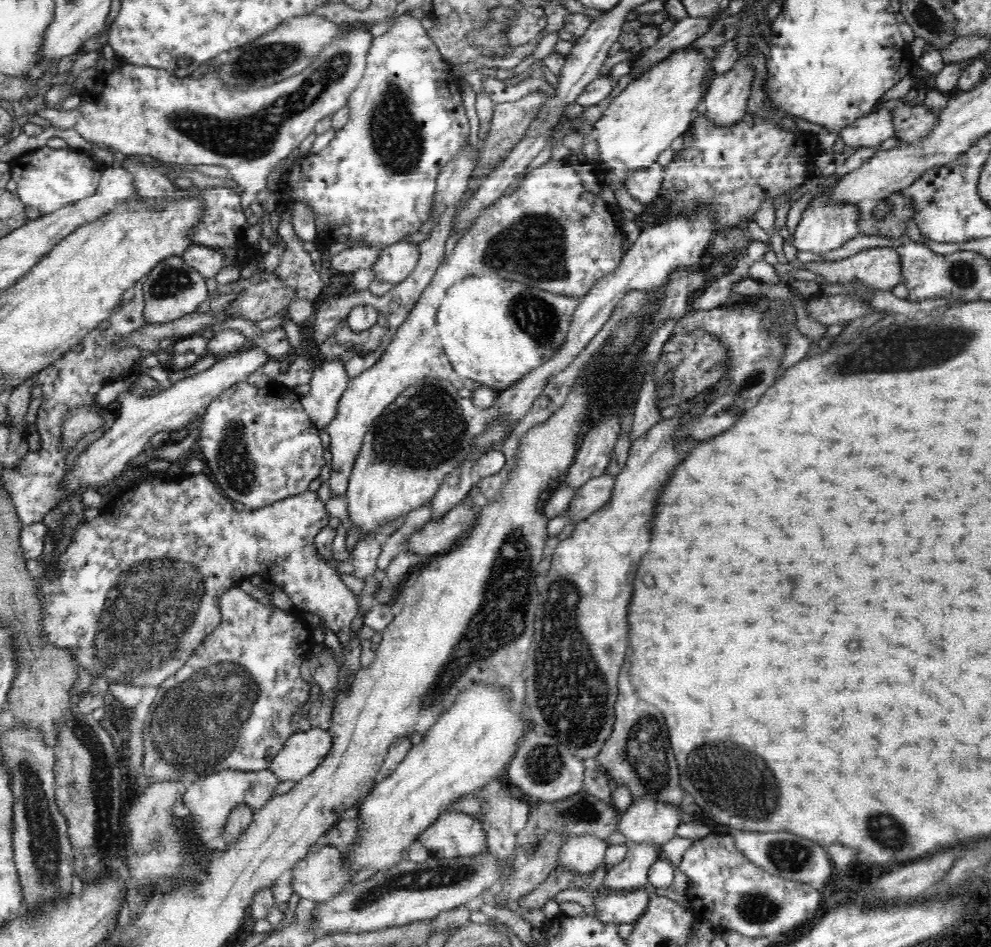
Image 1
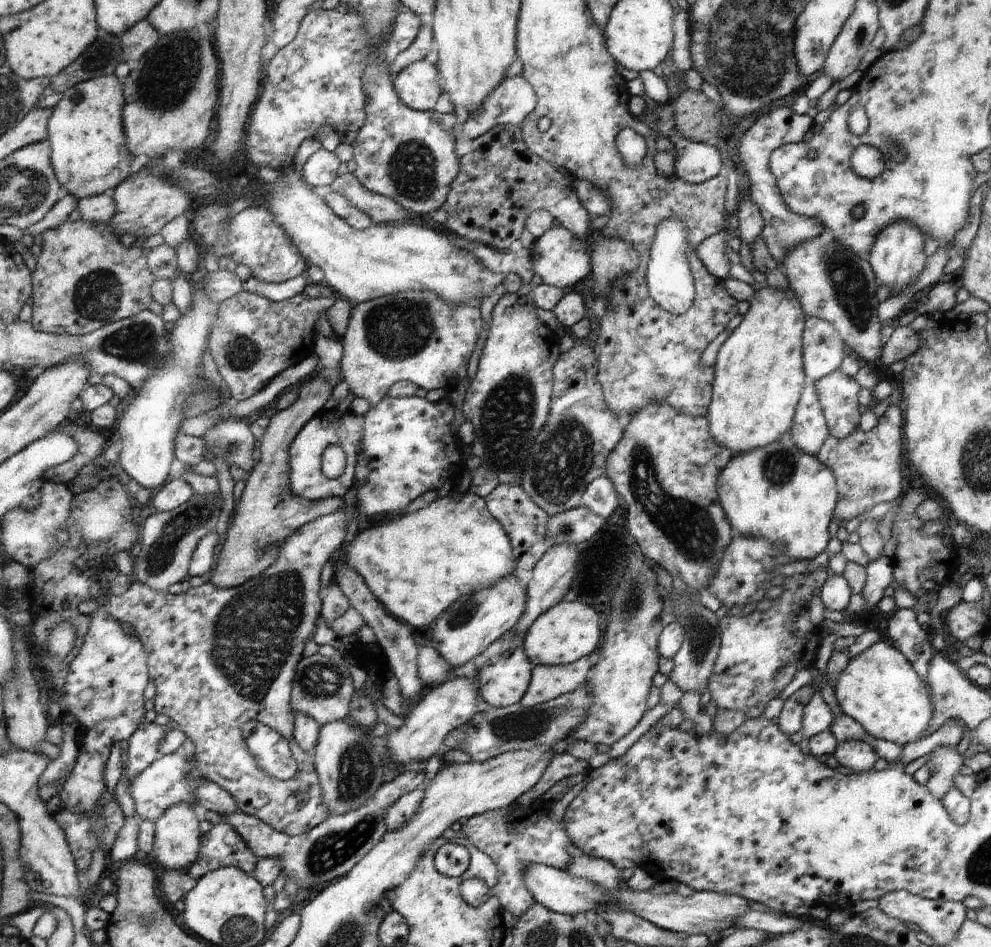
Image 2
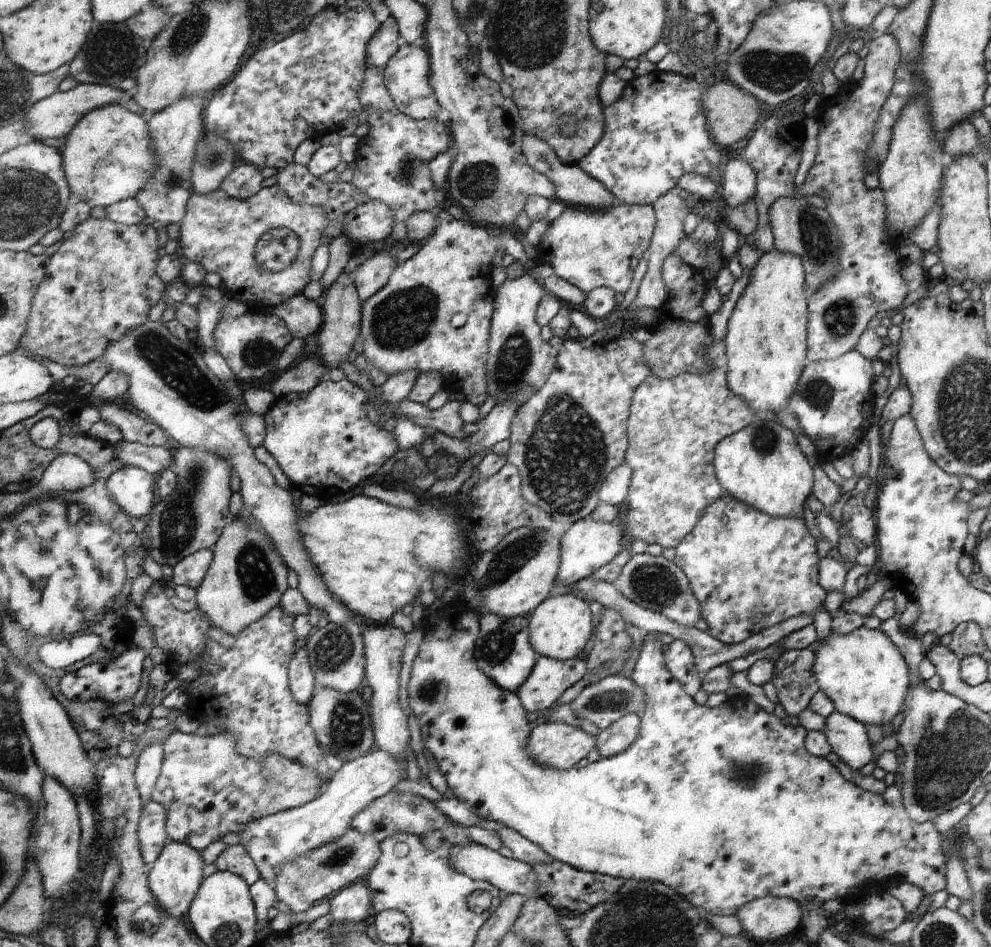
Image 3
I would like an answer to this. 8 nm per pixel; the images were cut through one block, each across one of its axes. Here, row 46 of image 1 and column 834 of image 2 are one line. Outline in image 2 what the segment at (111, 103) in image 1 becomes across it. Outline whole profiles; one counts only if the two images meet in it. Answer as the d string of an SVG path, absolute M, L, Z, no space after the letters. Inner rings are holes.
M807 318L803 322L803 370L805 370L805 376L809 376L811 380L819 380L827 374L831 374L833 370L839 368L841 360L849 354L847 352L847 346L845 342L841 340L839 332L835 330L835 326L831 322L825 322L821 318Z

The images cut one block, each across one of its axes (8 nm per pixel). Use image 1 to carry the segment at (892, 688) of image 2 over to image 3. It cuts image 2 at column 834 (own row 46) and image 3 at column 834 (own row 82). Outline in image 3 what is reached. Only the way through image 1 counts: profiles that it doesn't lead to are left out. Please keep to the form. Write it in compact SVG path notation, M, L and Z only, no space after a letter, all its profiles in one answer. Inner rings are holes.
M857 628L845 636L829 632L823 640L811 646L811 674L819 690L833 700L835 712L859 720L863 726L893 726L891 720L903 710L903 700L909 688L909 668L905 666L895 644L879 630Z

